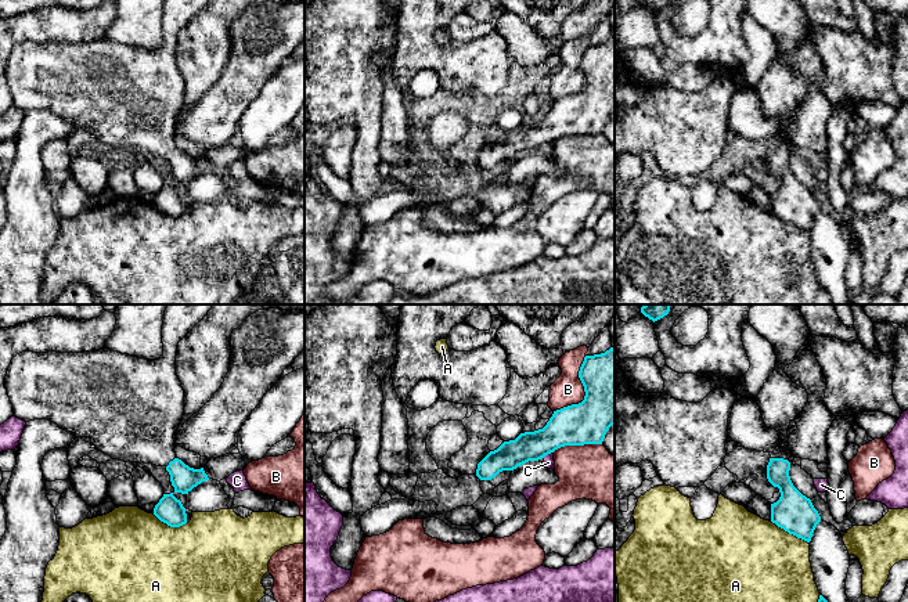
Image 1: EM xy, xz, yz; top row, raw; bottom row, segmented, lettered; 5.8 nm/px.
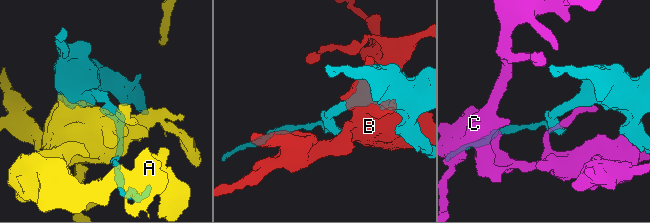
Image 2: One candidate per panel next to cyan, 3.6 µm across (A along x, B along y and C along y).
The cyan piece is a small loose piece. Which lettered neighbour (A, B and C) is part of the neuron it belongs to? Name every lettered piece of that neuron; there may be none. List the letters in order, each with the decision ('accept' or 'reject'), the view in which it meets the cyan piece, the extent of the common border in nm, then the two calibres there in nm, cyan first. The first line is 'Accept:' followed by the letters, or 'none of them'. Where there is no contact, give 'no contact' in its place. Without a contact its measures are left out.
Accept: none of them
A: reject; contact in yz; length 260 nm; calibres 240 and 500 nm
B: reject; contact in xz; length 380 nm; calibres 360 and 180 nm
C: reject; contact in xz; length 70 nm; calibres 240 and 70 nm

